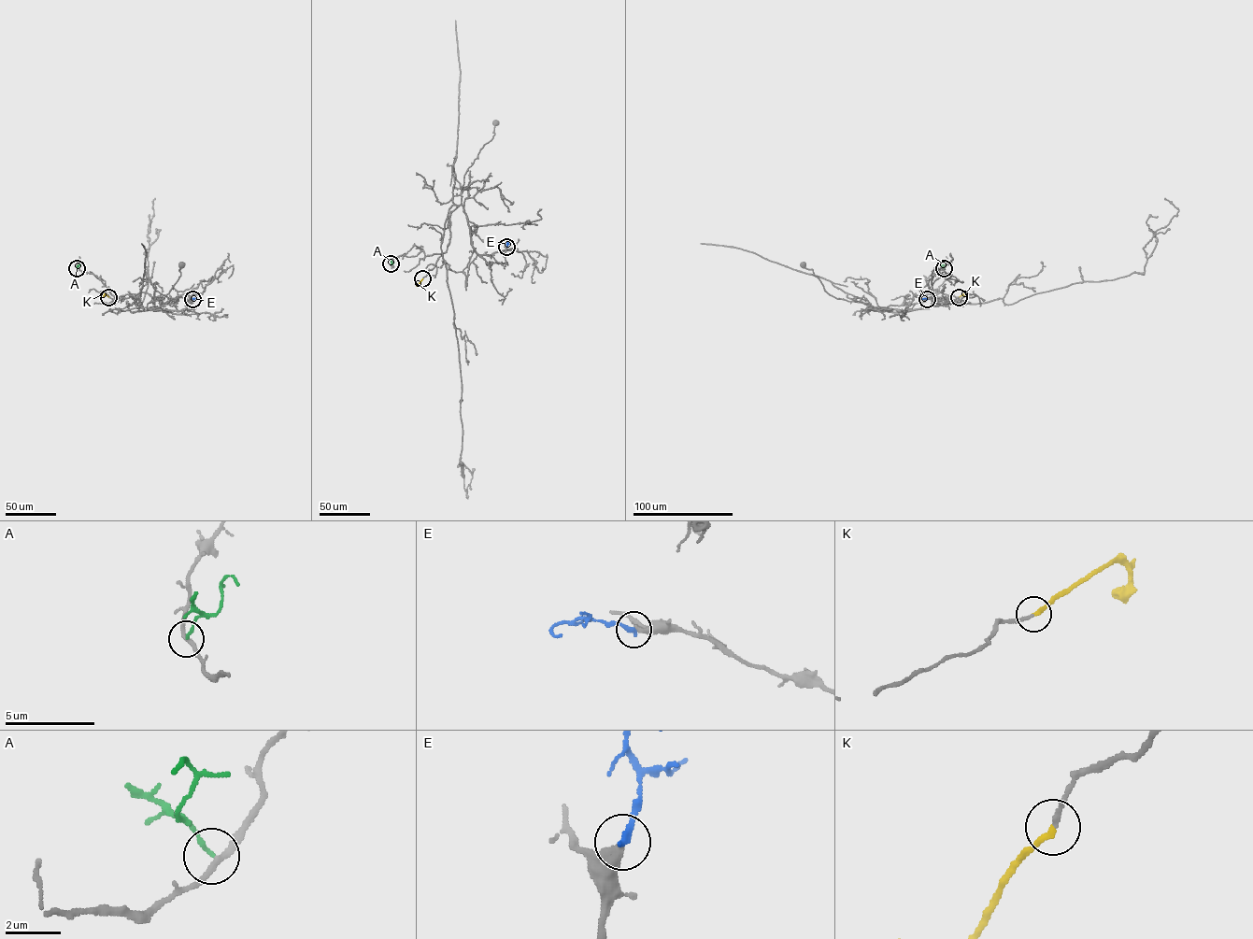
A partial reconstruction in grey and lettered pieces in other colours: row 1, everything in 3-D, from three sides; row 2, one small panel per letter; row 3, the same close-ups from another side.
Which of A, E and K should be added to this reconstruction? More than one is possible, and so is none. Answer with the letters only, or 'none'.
K

